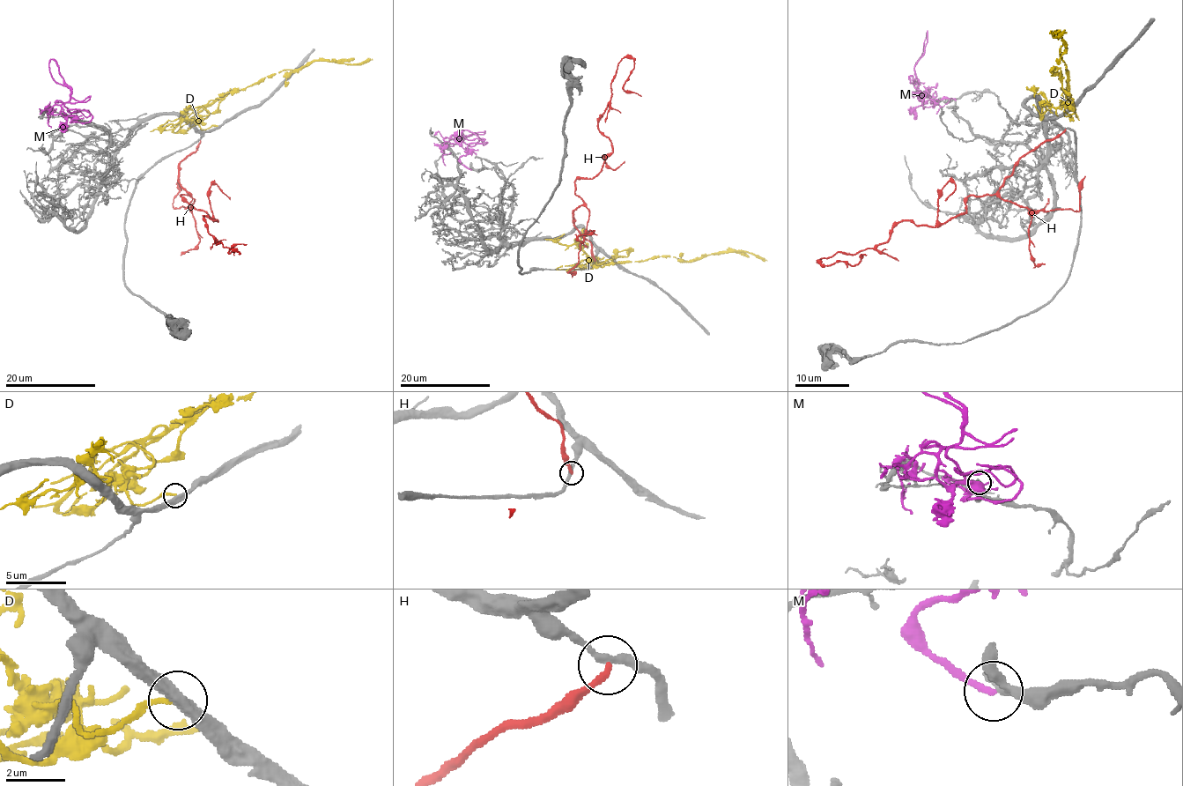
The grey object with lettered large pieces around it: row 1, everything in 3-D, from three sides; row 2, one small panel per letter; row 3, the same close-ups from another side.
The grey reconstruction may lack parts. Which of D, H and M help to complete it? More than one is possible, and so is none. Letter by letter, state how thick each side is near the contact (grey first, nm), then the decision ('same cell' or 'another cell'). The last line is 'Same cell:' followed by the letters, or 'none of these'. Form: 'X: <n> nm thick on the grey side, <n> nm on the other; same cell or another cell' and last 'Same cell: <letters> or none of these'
D: 440 nm thick on the grey side, 170 nm on the other; another cell
H: 260 nm thick on the grey side, 200 nm on the other; another cell
M: 220 nm thick on the grey side, 220 nm on the other; another cell
Same cell: none of these

